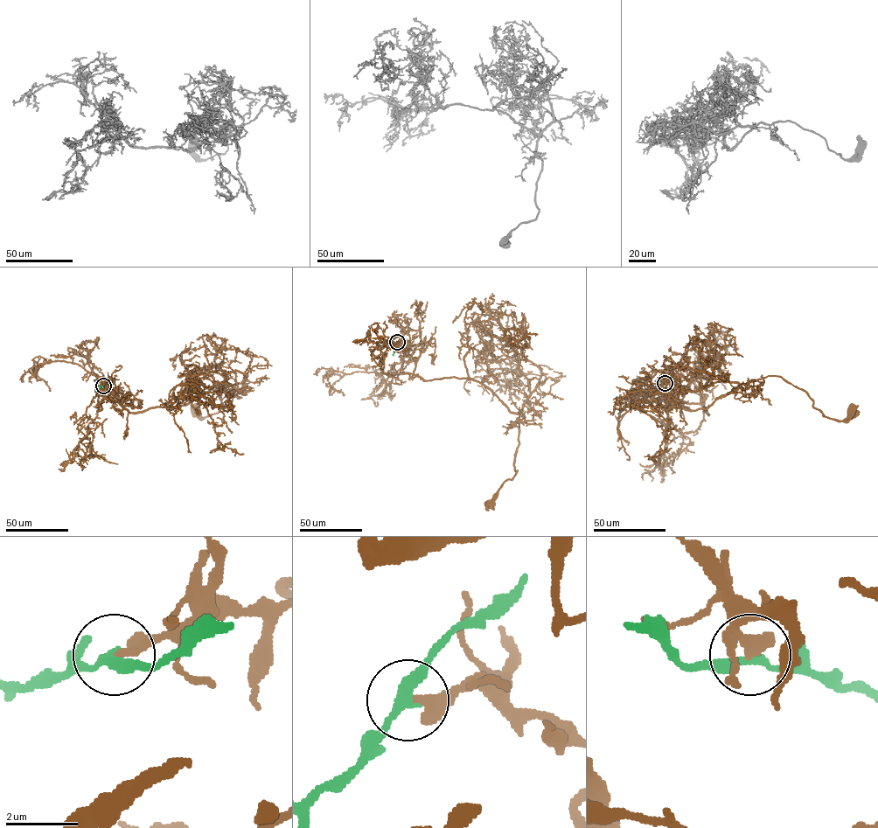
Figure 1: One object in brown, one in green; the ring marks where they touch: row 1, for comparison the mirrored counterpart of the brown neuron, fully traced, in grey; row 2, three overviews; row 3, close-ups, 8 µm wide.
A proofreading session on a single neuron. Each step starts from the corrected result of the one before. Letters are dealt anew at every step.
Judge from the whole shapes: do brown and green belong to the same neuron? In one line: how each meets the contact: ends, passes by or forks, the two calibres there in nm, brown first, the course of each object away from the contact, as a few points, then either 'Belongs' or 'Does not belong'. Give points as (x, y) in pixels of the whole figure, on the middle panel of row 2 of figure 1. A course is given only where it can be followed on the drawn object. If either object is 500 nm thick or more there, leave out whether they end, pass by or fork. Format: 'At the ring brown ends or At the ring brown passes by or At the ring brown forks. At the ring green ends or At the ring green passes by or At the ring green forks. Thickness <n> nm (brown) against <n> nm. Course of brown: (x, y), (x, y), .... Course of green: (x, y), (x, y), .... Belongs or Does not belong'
At the ring brown ends. At the ring green passes by. Thickness 280 nm (brown) against 280 nm. Course of brown: (397, 342), (404, 344), (404, 372), (424, 380), (479, 381), (519, 414), (517, 471), (489, 504). Course of green: (397, 342), (393, 356). Belongs

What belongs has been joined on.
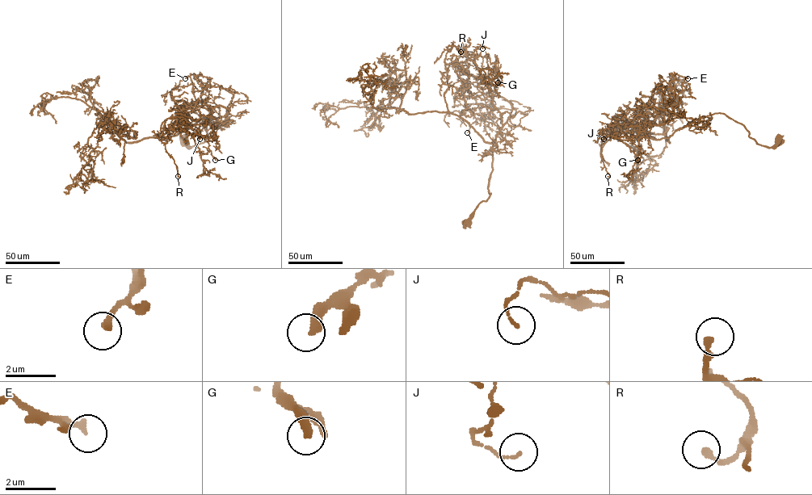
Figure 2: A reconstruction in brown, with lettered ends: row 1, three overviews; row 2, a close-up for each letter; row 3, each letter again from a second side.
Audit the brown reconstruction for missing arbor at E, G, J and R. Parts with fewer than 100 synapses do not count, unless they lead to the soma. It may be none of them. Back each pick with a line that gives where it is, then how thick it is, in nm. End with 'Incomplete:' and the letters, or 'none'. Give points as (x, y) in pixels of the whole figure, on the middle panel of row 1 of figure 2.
Incomplete: none

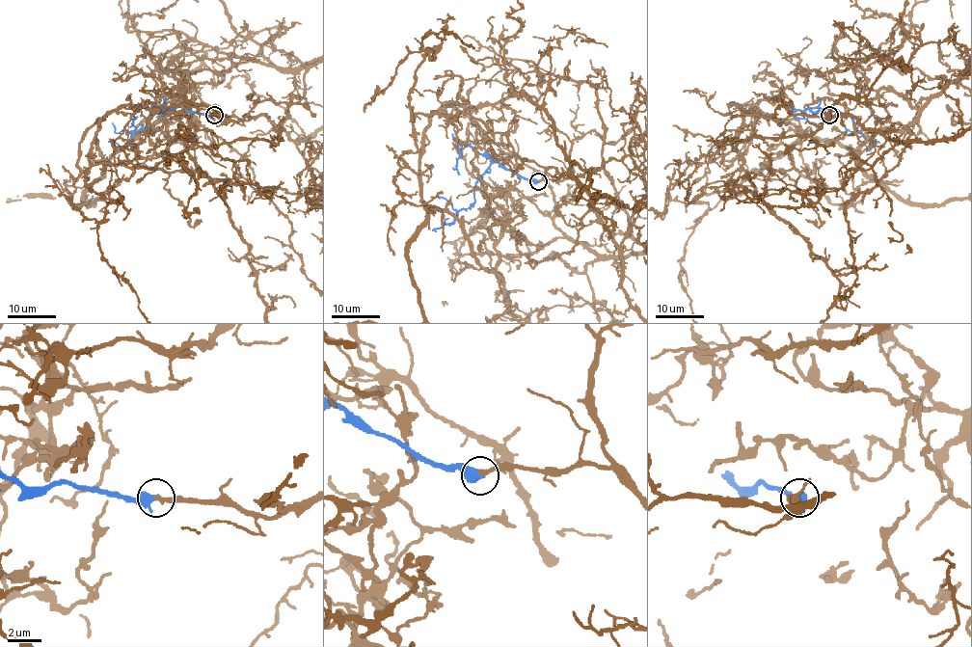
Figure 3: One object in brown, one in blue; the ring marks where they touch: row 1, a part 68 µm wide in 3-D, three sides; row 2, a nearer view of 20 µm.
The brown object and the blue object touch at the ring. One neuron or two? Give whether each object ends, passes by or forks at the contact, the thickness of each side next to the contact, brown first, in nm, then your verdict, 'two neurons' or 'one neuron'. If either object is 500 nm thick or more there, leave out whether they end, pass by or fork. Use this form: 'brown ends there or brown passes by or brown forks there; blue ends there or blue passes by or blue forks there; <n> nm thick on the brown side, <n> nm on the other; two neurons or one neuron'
280 nm thick on the brown side, 600 nm on the other; one neuron

